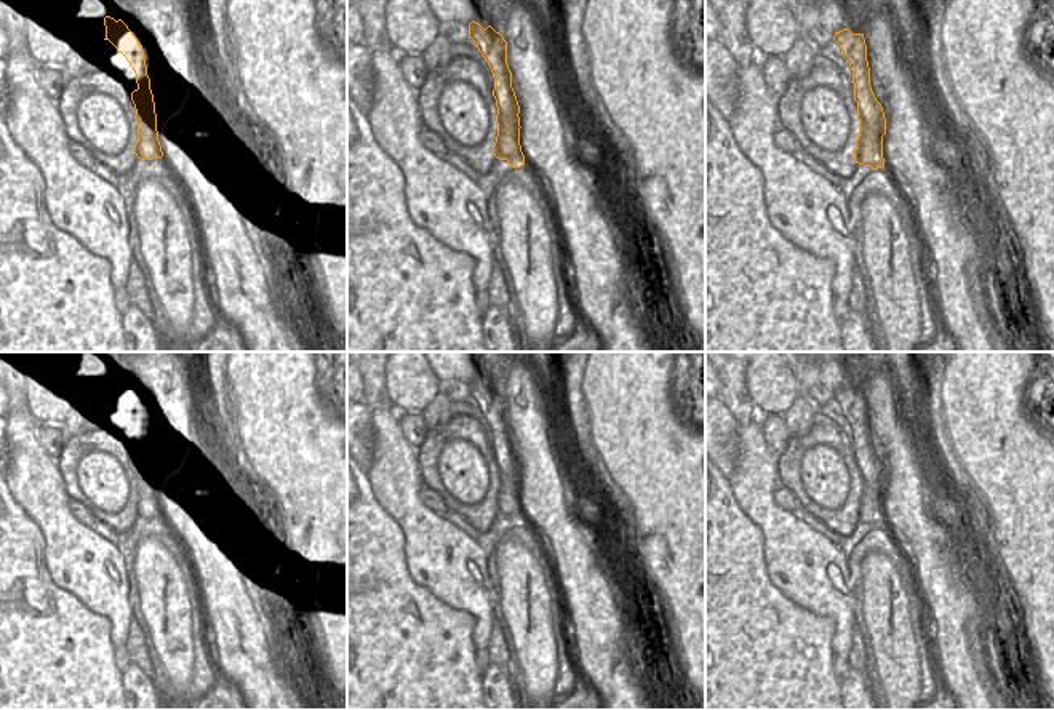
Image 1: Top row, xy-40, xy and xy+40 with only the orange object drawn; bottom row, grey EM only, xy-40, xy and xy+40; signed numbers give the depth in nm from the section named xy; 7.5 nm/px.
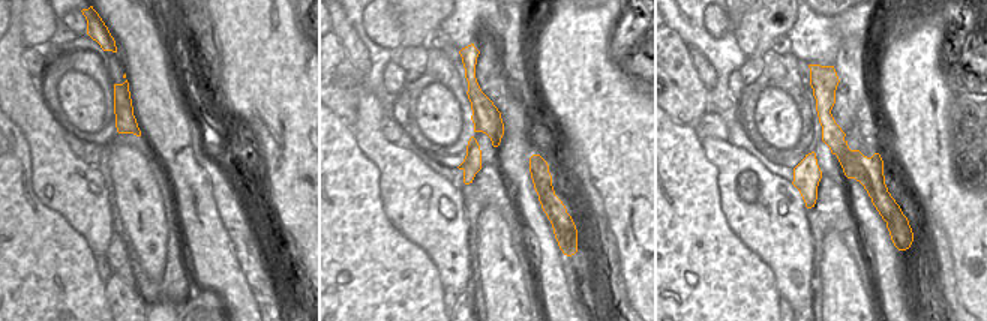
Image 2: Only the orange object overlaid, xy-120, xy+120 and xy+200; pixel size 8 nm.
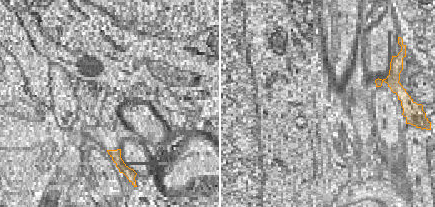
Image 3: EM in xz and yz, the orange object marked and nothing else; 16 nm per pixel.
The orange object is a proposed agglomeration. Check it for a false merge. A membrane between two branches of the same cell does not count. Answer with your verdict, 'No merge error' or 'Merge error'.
Merge error.

